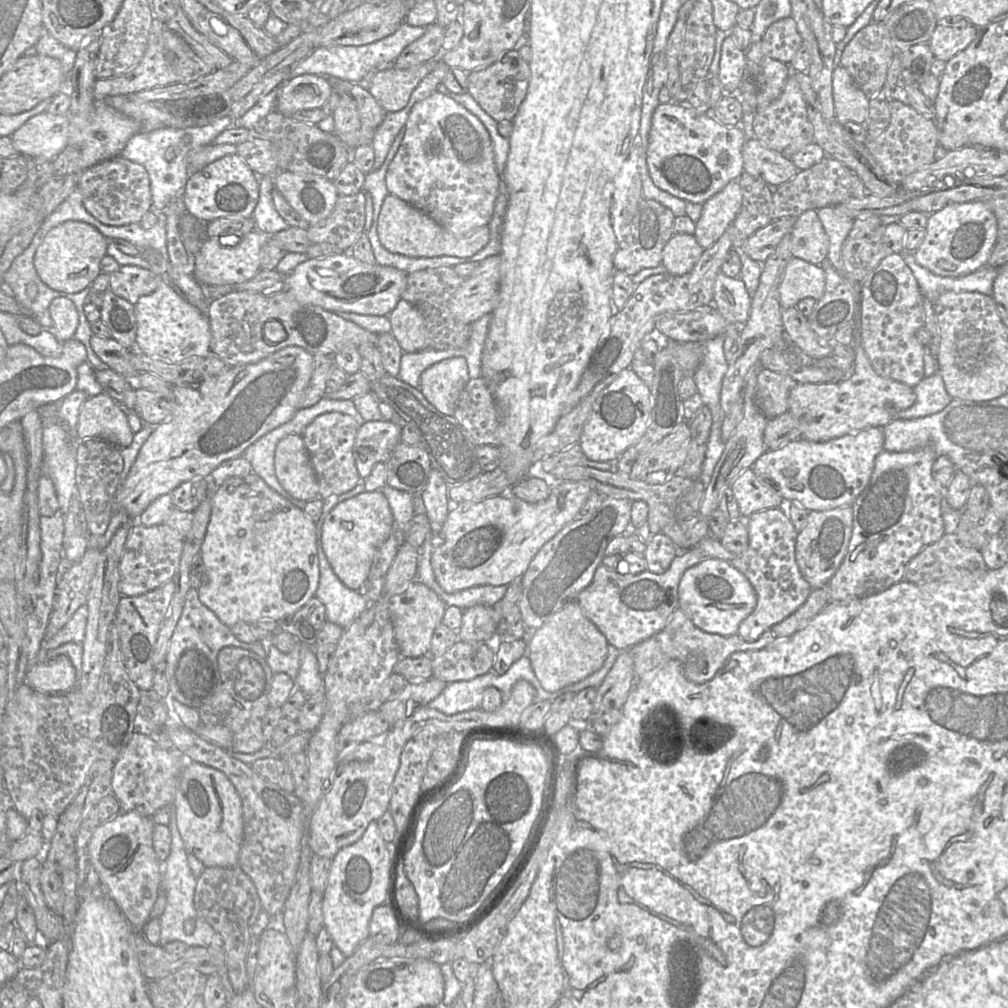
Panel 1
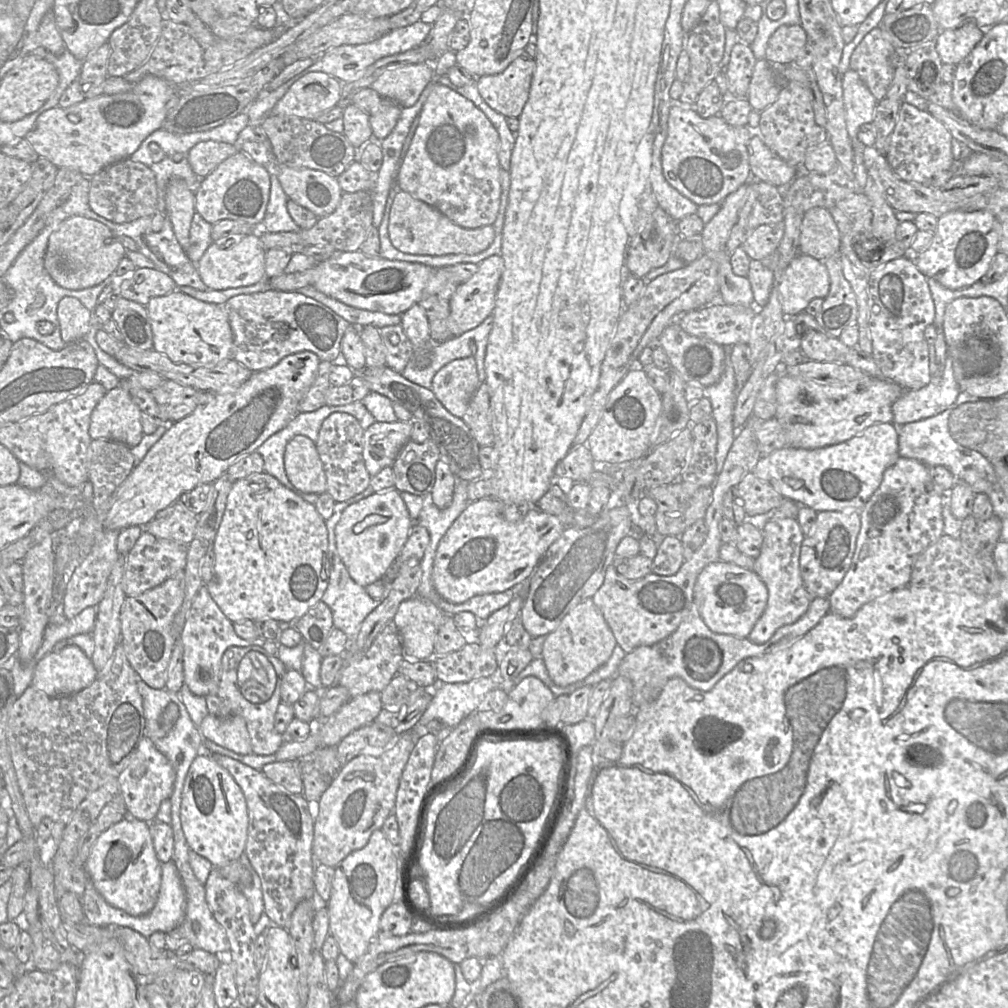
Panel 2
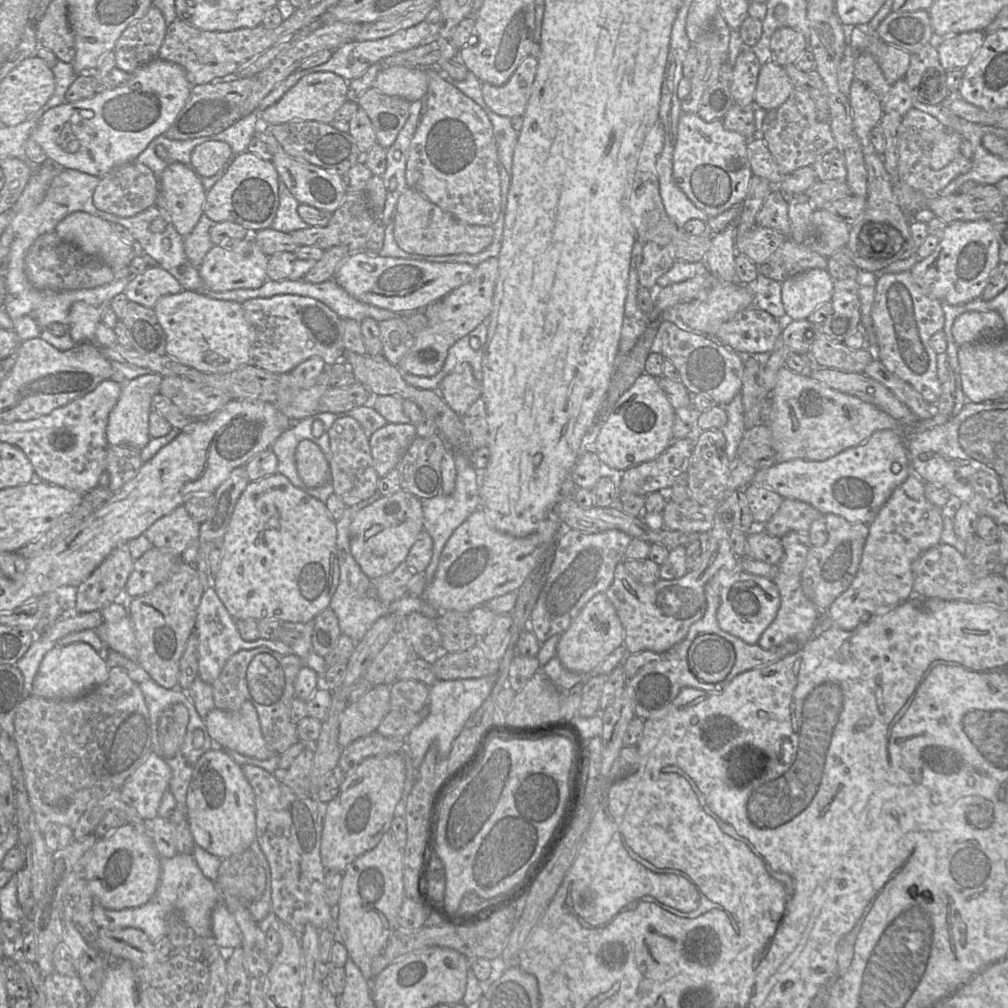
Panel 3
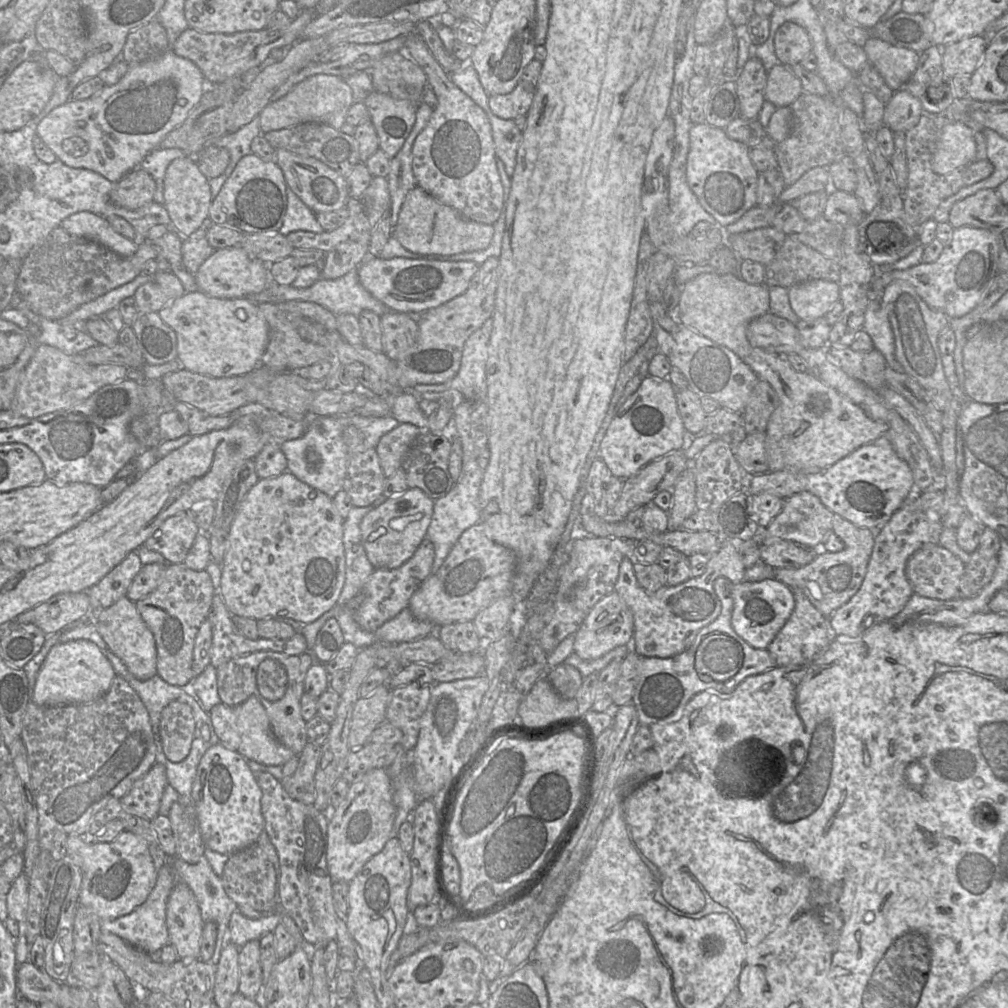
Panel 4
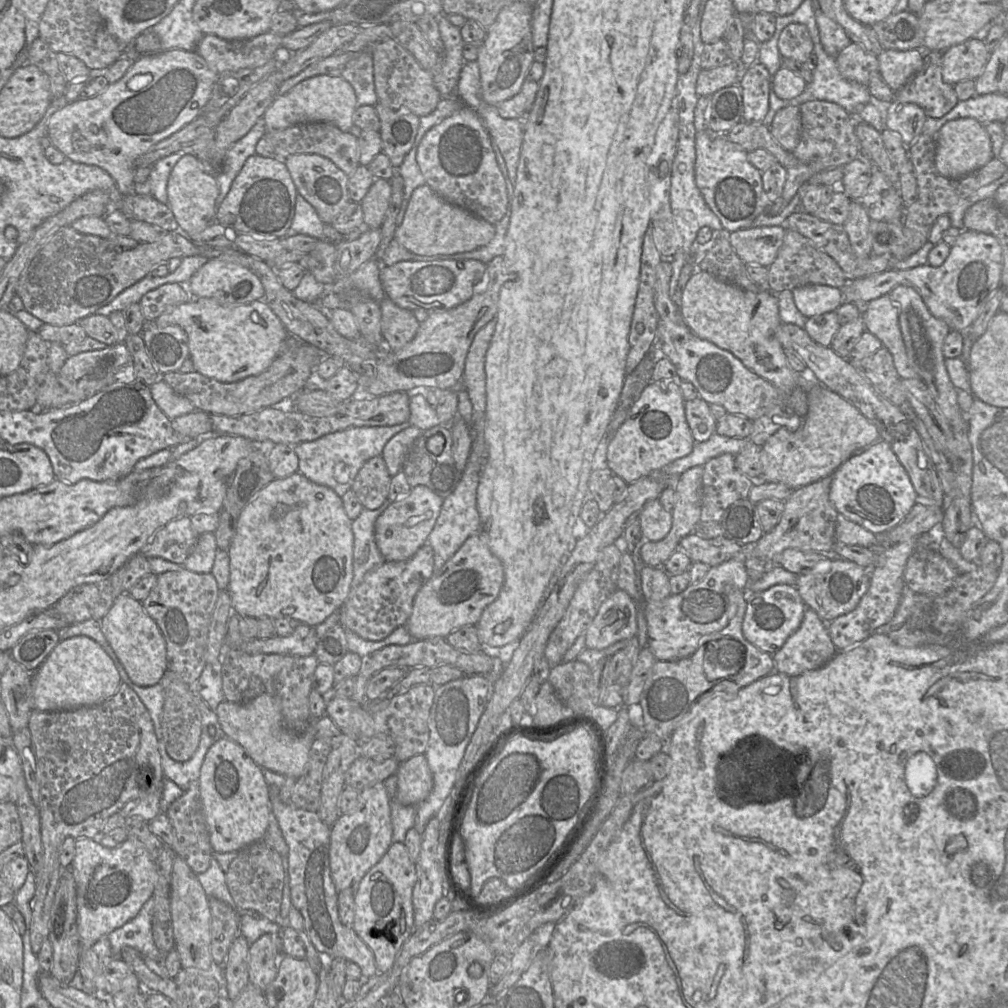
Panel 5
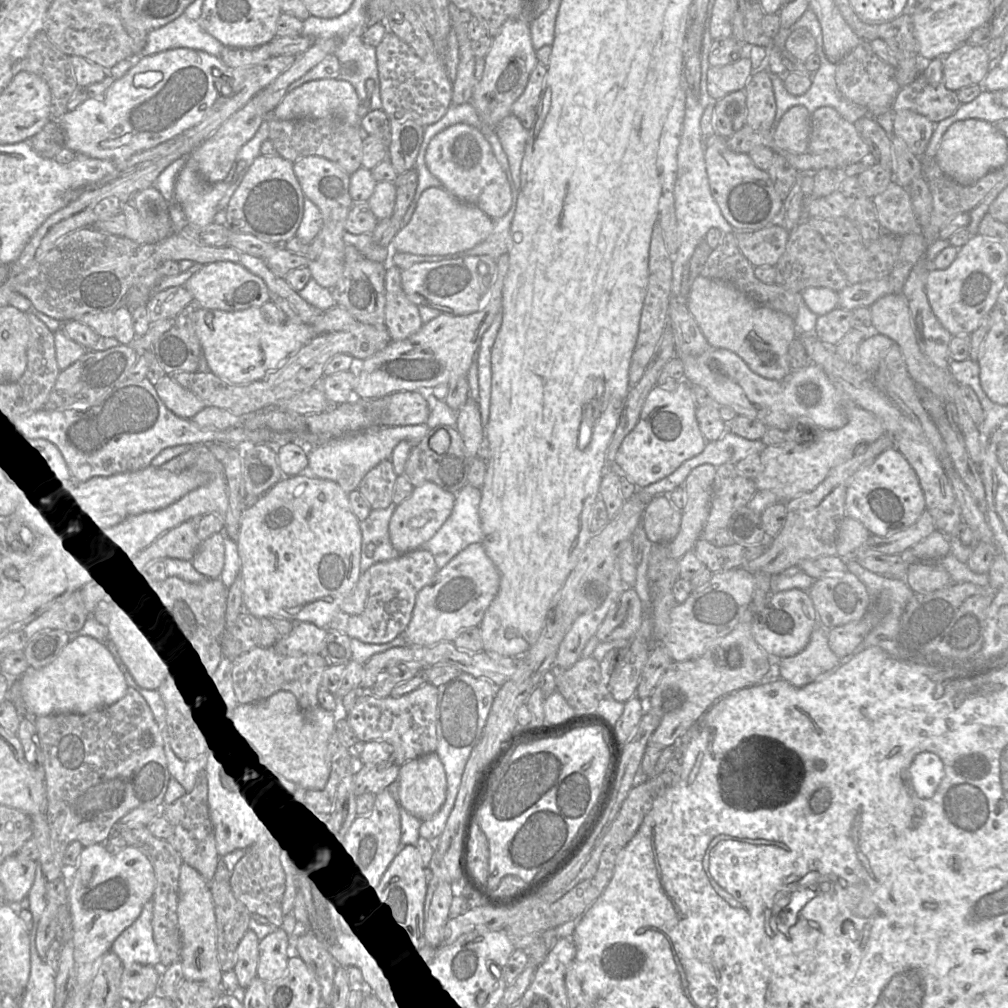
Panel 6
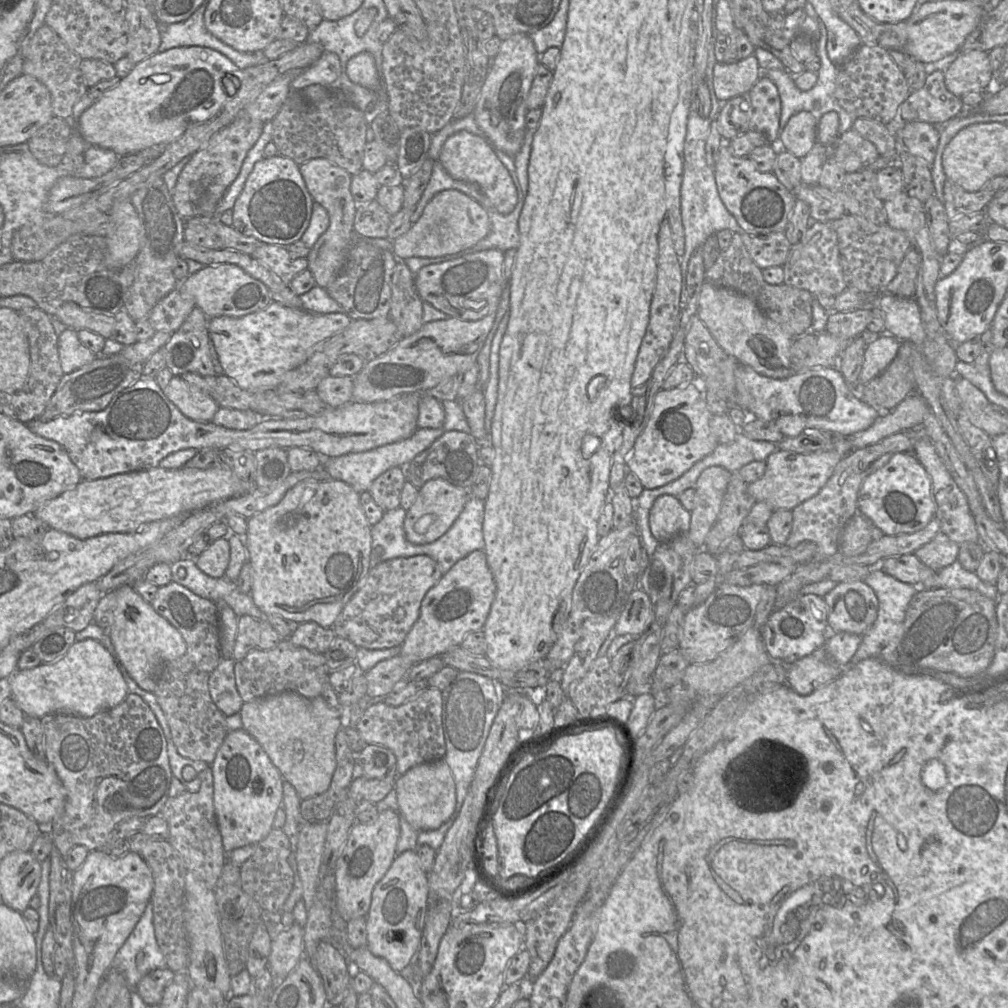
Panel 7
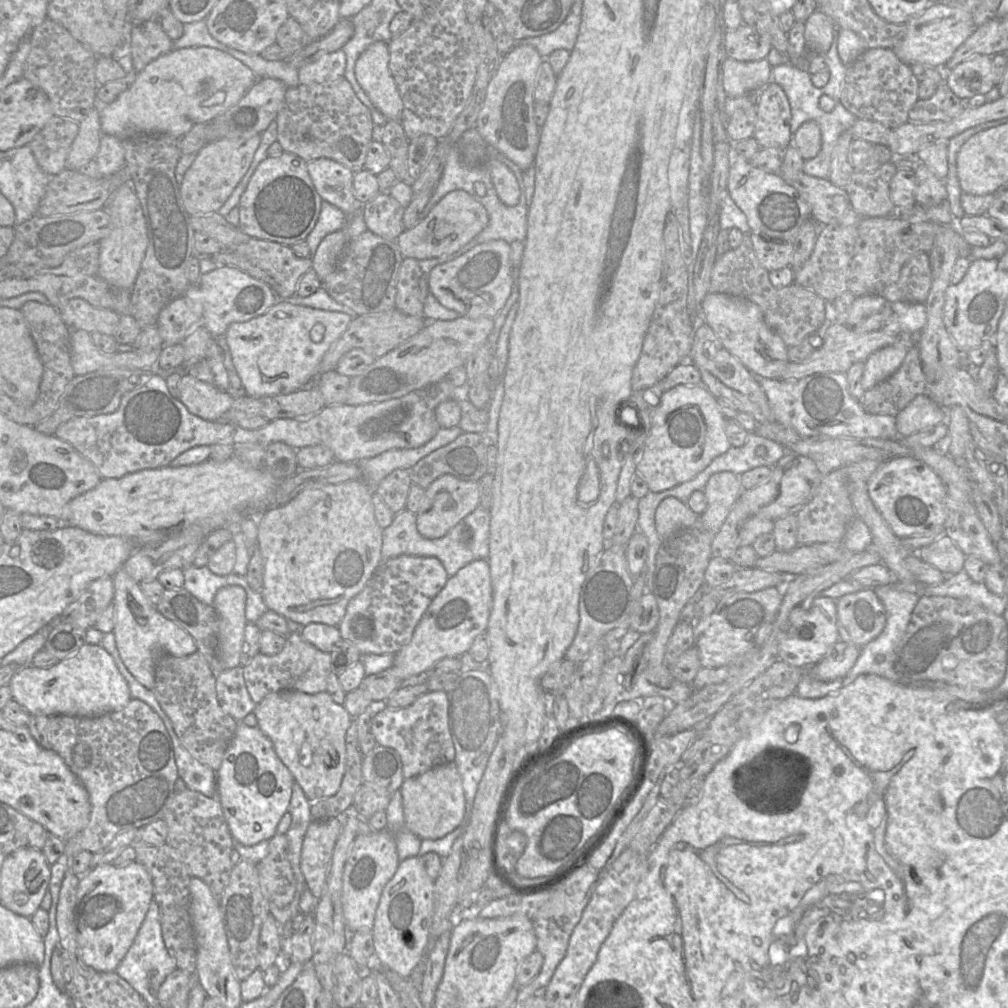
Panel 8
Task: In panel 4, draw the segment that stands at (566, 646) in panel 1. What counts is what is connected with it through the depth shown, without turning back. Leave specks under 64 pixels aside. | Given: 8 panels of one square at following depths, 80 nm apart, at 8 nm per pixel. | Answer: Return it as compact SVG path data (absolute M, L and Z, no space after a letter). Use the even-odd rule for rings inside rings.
M613 592L595 604L575 632L573 653L584 660L598 659L618 646L629 645L633 632L633 615L619 594Z

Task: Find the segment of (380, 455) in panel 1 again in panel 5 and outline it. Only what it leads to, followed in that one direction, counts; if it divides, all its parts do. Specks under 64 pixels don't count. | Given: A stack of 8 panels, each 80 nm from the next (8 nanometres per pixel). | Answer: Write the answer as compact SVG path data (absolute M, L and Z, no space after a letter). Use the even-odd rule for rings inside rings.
M408 425L386 443L381 457L391 477L402 471L407 450L420 434L419 428Z

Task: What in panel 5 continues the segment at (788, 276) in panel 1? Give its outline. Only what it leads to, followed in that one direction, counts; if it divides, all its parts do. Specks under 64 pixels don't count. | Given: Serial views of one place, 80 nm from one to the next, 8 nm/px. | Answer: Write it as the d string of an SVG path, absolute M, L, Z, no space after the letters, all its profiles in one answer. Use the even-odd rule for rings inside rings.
M811 284L793 289L794 303L807 318L835 311L842 304L841 289Z

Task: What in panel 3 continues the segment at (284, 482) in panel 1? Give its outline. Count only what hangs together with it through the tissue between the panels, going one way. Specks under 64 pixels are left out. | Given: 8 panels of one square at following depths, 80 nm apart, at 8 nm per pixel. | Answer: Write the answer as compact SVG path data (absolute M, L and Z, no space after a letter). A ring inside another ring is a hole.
M302 440L295 450L298 476L307 487L320 487L330 481L330 469L321 449L310 440Z

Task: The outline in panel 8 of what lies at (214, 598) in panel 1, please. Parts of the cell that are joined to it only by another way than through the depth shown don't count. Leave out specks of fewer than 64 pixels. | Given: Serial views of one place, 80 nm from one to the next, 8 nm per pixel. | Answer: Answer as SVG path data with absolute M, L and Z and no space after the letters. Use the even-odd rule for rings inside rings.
M351 480L339 484L324 485L321 487L306 488L284 505L273 508L258 517L257 547L264 559L264 580L261 595L268 611L291 619L302 627L310 623L323 623L329 626L338 626L343 619L349 601L356 596L371 578L373 572L381 563L382 531L378 525L372 503L374 489L362 480Z

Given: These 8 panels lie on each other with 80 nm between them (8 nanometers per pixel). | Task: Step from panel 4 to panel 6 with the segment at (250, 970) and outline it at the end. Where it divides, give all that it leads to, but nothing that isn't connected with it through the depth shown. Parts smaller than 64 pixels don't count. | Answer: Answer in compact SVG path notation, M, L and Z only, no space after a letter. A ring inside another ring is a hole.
M281 927L260 940L258 978L269 983L285 974L289 959L289 945L290 935Z

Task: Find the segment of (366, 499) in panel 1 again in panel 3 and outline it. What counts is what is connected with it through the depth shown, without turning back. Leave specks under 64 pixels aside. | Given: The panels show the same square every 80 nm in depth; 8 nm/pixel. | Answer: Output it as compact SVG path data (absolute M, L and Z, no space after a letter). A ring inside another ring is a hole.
M400 490L392 495L380 497L357 512L349 526L351 553L364 574L370 580L375 580L392 572L405 560L422 530L422 500Z

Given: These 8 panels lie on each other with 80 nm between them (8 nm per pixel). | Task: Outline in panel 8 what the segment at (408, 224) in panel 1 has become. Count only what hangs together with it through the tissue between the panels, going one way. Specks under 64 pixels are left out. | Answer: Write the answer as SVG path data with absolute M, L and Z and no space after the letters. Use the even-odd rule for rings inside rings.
M464 190L447 193L414 227L401 233L396 243L404 258L417 260L452 254L480 234L488 225L484 206Z

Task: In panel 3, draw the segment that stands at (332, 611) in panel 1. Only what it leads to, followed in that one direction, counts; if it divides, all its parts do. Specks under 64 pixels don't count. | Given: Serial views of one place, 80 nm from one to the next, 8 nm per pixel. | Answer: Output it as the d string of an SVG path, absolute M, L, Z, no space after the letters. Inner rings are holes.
M376 492L370 498L363 500L358 504L347 506L341 518L336 521L340 579L338 587L331 598L330 607L338 618L341 633L349 636L355 642L360 641L373 623L386 614L391 614L398 619L398 629L401 630L402 622L413 612L418 612L435 619L437 619L439 615L439 611L428 602L424 601L421 597L404 596L391 604L382 602L373 593L371 580L364 574L352 555L350 549L349 526L359 510L372 504L380 497L382 497L382 495Z

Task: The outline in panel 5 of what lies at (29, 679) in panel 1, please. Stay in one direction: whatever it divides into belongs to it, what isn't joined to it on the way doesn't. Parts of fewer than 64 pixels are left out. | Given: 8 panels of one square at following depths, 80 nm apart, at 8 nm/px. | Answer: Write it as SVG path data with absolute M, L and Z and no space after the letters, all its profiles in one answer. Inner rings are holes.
M88 636L63 639L34 673L33 708L58 711L96 706L115 695L121 683L113 660L95 640Z

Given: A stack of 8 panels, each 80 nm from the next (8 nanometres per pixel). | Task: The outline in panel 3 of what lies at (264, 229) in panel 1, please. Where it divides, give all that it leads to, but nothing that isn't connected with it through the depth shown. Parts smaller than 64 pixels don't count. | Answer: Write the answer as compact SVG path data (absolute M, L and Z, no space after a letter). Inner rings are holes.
M282 180L278 183L279 205L271 228L276 231L290 233L309 227L297 212L299 202L293 197Z

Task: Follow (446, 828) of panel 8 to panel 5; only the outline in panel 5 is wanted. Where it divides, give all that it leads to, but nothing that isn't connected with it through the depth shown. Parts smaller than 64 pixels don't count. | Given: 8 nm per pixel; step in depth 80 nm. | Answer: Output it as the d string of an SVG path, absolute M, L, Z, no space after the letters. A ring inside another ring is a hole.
M424 754L399 763L396 799L403 805L416 807L433 789L433 774Z

